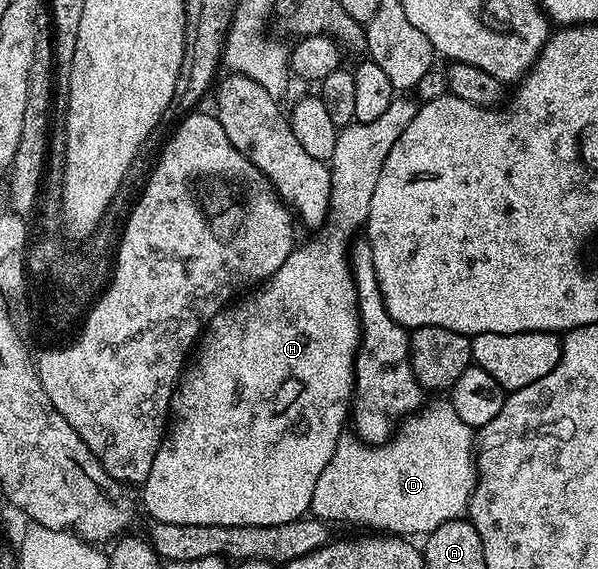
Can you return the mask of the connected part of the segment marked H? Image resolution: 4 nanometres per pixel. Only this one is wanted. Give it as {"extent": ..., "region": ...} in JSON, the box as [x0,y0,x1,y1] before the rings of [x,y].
{"extent":[141,95,418,527],"region":[[[406,95],[395,96],[393,103],[388,107],[388,111],[384,111],[384,115],[380,115],[380,119],[372,119],[372,123],[351,123],[339,132],[336,139],[336,151],[332,151],[328,162],[330,167],[330,212],[328,220],[317,230],[318,233],[311,241],[306,241],[295,247],[288,255],[288,259],[284,259],[284,263],[280,263],[280,267],[267,280],[261,282],[249,294],[251,295],[247,301],[239,300],[237,304],[231,303],[226,306],[222,312],[217,313],[215,317],[206,326],[200,340],[196,345],[196,357],[198,353],[198,361],[191,360],[187,364],[183,374],[178,379],[177,386],[174,390],[174,397],[170,401],[170,411],[172,420],[169,422],[168,428],[162,439],[162,446],[156,451],[156,459],[152,459],[152,471],[148,471],[146,480],[141,482],[142,489],[142,505],[151,513],[154,521],[163,521],[164,523],[180,523],[181,525],[223,525],[224,527],[232,527],[233,525],[283,525],[289,521],[296,521],[305,518],[310,513],[310,504],[312,503],[312,487],[316,487],[316,479],[320,479],[320,471],[324,471],[324,467],[328,467],[328,459],[332,459],[332,455],[338,446],[338,440],[344,436],[345,427],[348,425],[348,418],[352,413],[352,398],[354,396],[354,361],[358,355],[358,347],[362,339],[362,314],[358,312],[358,287],[354,283],[354,271],[350,267],[350,255],[352,252],[352,242],[355,240],[354,232],[361,230],[365,226],[368,219],[368,211],[372,203],[372,195],[376,195],[376,183],[380,183],[380,171],[384,167],[384,159],[388,159],[388,151],[392,151],[392,147],[396,147],[396,143],[400,139],[400,135],[404,135],[404,127],[408,127],[408,123],[412,123],[412,119],[418,114],[418,105],[410,102]]]}

